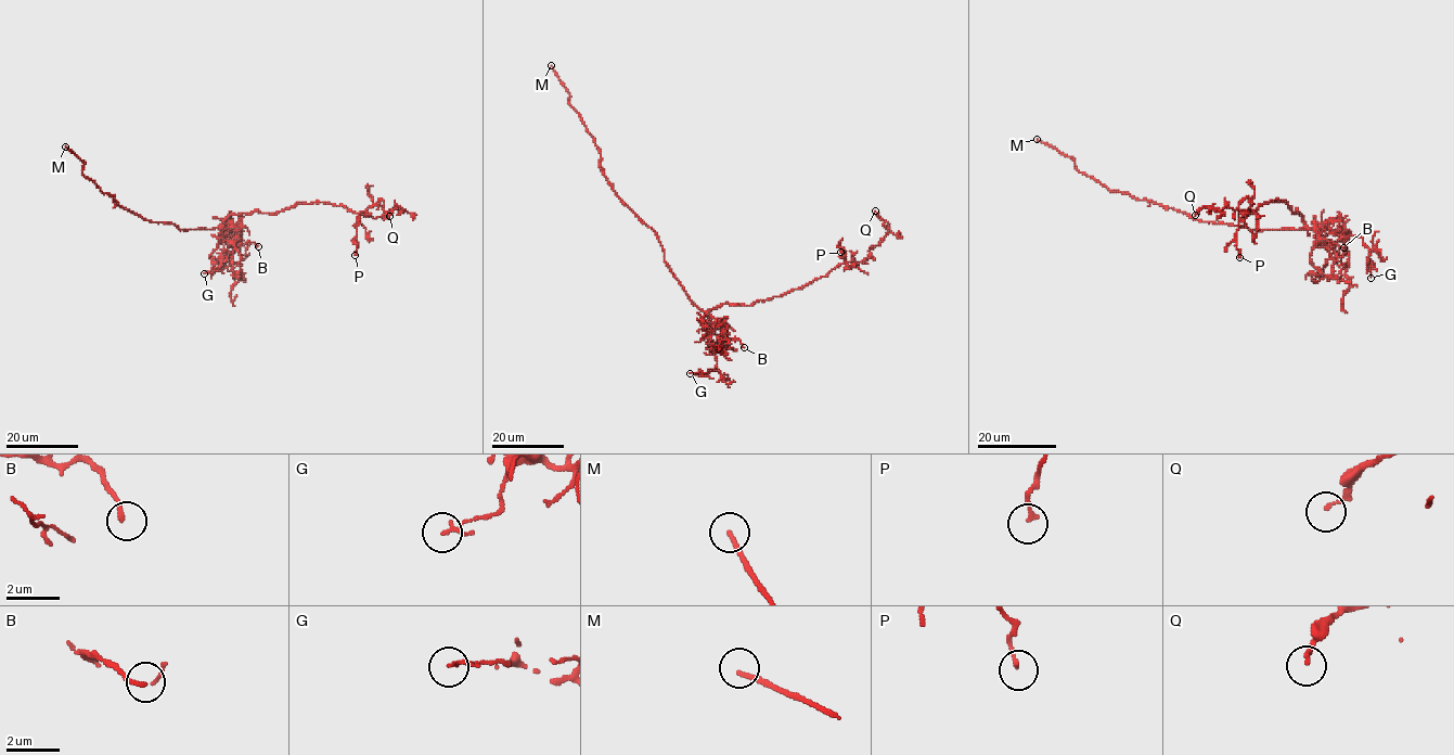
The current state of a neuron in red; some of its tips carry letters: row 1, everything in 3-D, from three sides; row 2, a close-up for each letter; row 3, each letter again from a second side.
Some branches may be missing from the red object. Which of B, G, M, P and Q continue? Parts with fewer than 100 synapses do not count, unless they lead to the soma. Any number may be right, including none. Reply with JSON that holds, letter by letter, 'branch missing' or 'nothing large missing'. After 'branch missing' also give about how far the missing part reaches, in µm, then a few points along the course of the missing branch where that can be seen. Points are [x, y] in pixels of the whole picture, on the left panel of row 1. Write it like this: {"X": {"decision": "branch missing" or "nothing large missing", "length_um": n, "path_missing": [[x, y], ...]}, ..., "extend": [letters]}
{"B": {"decision": "nothing large missing"}, "G": {"decision": "nothing large missing"}, "M": {"decision": "branch missing", "length_um": 10, "path_missing": [[65, 146], [63, 141], [67, 138], [65, 131]]}, "P": {"decision": "nothing large missing"}, "Q": {"decision": "nothing large missing"}, "extend": ["M"]}

